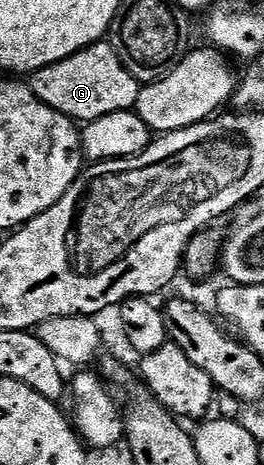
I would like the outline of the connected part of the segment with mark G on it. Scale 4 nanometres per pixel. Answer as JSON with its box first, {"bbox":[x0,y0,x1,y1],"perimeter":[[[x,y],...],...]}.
{"bbox":[29,40,141,124],"perimeter":[[[107,40],[94,42],[87,49],[57,64],[36,70],[30,75],[29,85],[45,105],[79,124],[92,122],[113,112],[134,110],[141,89],[141,83],[127,71],[125,64],[121,64],[117,52]]]}

